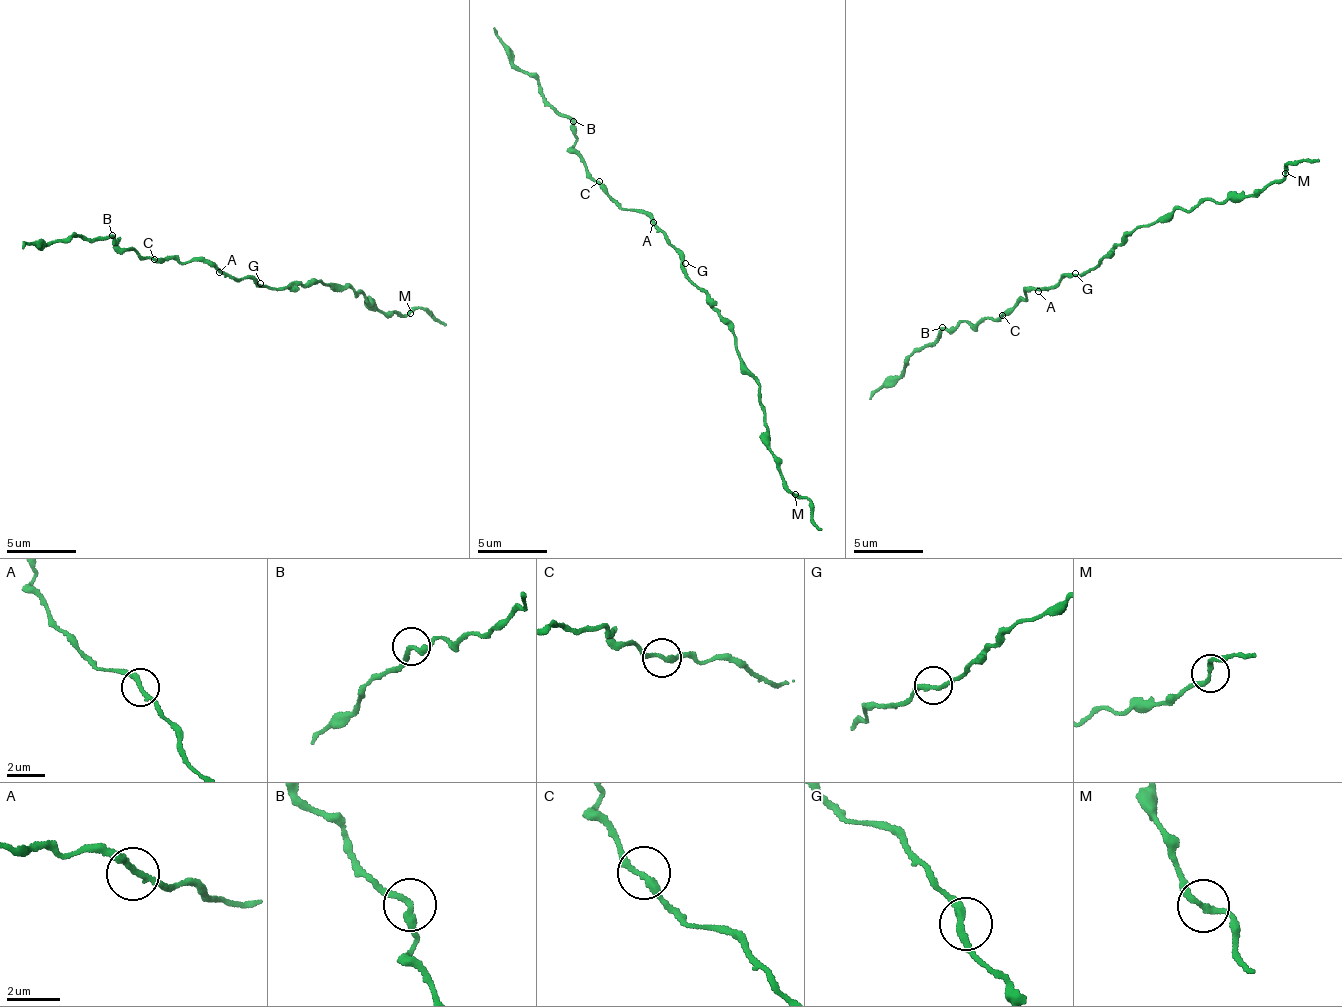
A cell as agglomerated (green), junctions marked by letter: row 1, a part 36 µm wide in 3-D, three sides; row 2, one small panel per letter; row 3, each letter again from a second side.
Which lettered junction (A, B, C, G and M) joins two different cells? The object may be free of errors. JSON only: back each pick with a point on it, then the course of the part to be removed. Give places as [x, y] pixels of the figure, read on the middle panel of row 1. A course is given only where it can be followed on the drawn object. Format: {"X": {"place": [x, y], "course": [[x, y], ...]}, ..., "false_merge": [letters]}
{"false_merge": []}

